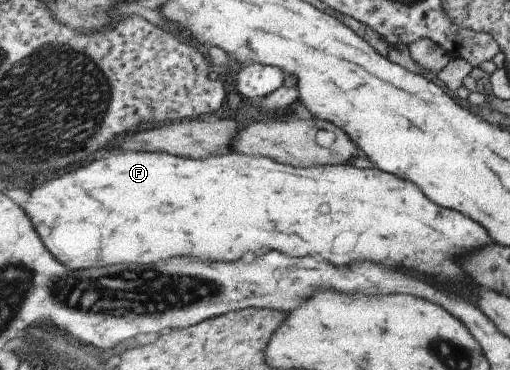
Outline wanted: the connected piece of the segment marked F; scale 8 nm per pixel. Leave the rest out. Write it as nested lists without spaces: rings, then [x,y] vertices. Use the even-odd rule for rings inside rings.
[[[112,151],[107,158],[101,159],[101,161],[95,161],[95,163],[91,163],[91,165],[87,165],[87,167],[83,167],[83,169],[77,169],[77,171],[71,171],[71,173],[65,173],[65,175],[61,175],[61,177],[57,177],[57,179],[53,179],[51,183],[47,181],[47,183],[43,183],[43,185],[39,185],[35,189],[29,193],[29,197],[27,198],[27,203],[24,205],[23,209],[28,215],[29,218],[32,219],[32,223],[36,227],[36,231],[40,234],[44,245],[48,247],[49,250],[52,251],[52,255],[55,258],[59,258],[61,262],[64,262],[65,265],[69,266],[73,270],[89,270],[90,268],[99,268],[99,267],[106,267],[107,265],[115,265],[115,263],[157,263],[157,261],[165,261],[165,259],[171,259],[171,257],[181,257],[181,255],[187,255],[187,257],[205,257],[205,259],[217,259],[217,261],[235,261],[235,259],[239,259],[239,257],[243,257],[247,251],[253,251],[253,253],[257,253],[257,255],[261,255],[263,251],[269,251],[269,249],[281,249],[283,253],[289,253],[289,255],[297,255],[297,257],[305,257],[305,255],[317,255],[317,253],[321,253],[321,257],[329,257],[329,261],[337,261],[337,265],[349,265],[349,263],[353,263],[353,261],[357,261],[357,259],[373,259],[373,261],[381,261],[381,263],[403,263],[403,259],[405,259],[405,267],[407,269],[415,269],[415,271],[423,271],[423,273],[429,273],[429,275],[433,275],[435,273],[435,277],[439,277],[441,281],[447,281],[447,279],[451,279],[451,281],[457,281],[459,277],[463,277],[463,275],[468,275],[466,272],[463,273],[462,263],[459,265],[457,261],[462,257],[459,257],[461,253],[463,256],[467,253],[467,251],[472,252],[477,248],[483,248],[486,245],[490,245],[494,243],[494,240],[491,239],[491,234],[487,233],[487,229],[481,225],[481,223],[477,223],[477,221],[473,221],[473,219],[469,219],[469,217],[465,217],[465,215],[461,215],[459,211],[455,211],[455,209],[445,209],[445,207],[441,207],[441,205],[437,205],[437,203],[433,203],[429,197],[425,197],[425,193],[415,185],[415,183],[411,183],[411,181],[405,181],[405,179],[401,179],[401,177],[397,177],[397,175],[391,175],[391,173],[385,173],[385,171],[381,171],[381,169],[375,168],[357,168],[351,166],[350,164],[340,164],[340,165],[327,165],[327,166],[293,166],[290,164],[283,164],[275,159],[271,160],[269,157],[262,157],[262,156],[249,156],[244,154],[237,154],[235,152],[230,152],[229,154],[222,154],[219,156],[211,156],[207,158],[202,158],[201,160],[195,160],[192,158],[187,158],[184,156],[177,156],[172,154],[167,154],[166,152],[131,152],[131,151]]]

